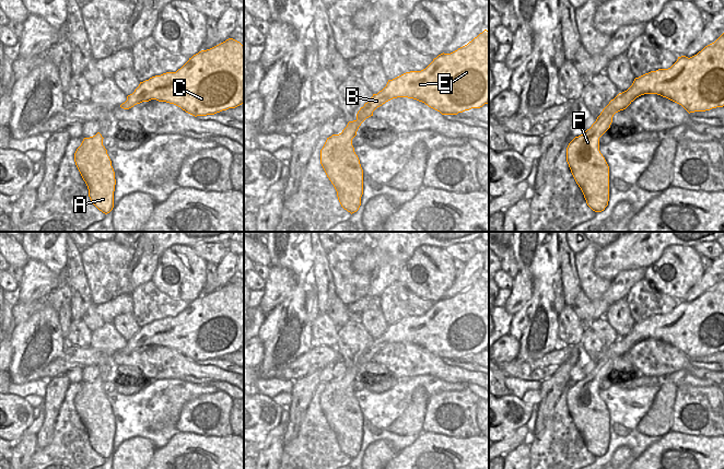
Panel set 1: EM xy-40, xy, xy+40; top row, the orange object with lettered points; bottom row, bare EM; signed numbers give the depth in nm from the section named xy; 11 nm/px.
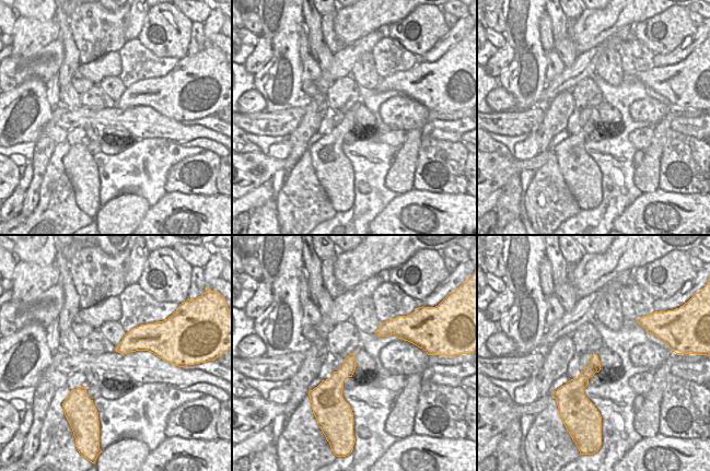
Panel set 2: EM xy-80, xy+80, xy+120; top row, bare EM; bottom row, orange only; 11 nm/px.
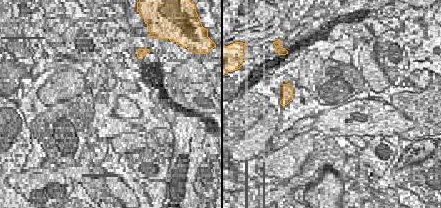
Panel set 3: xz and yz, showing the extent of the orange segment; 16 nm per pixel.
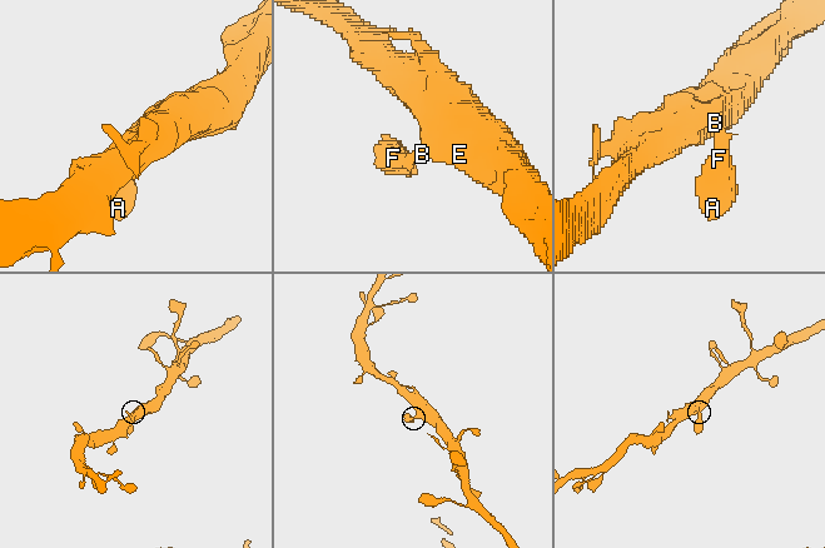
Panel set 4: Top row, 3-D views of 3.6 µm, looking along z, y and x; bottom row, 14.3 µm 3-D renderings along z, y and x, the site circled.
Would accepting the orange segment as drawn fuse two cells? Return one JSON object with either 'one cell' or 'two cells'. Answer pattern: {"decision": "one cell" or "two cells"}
{"decision": "one cell"}

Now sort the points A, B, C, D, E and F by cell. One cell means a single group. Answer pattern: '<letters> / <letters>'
A B C D E F

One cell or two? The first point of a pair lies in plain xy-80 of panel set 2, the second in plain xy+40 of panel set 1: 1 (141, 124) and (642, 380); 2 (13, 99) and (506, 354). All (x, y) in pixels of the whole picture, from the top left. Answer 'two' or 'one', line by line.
1: two
2: two

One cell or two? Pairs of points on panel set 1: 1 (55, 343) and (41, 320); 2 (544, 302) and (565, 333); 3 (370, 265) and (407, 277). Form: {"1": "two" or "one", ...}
{"1": "one", "2": "two", "3": "two"}

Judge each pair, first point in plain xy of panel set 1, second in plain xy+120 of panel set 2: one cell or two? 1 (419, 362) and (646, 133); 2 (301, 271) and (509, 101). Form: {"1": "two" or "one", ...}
{"1": "two", "2": "two"}

